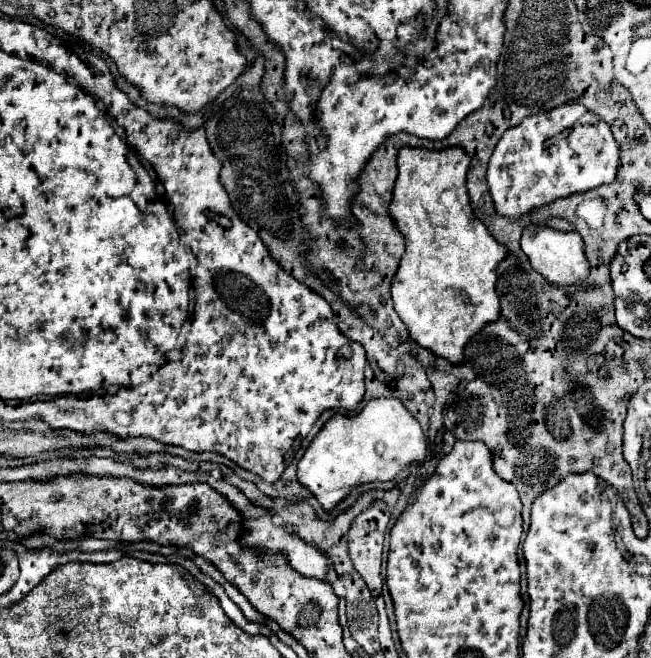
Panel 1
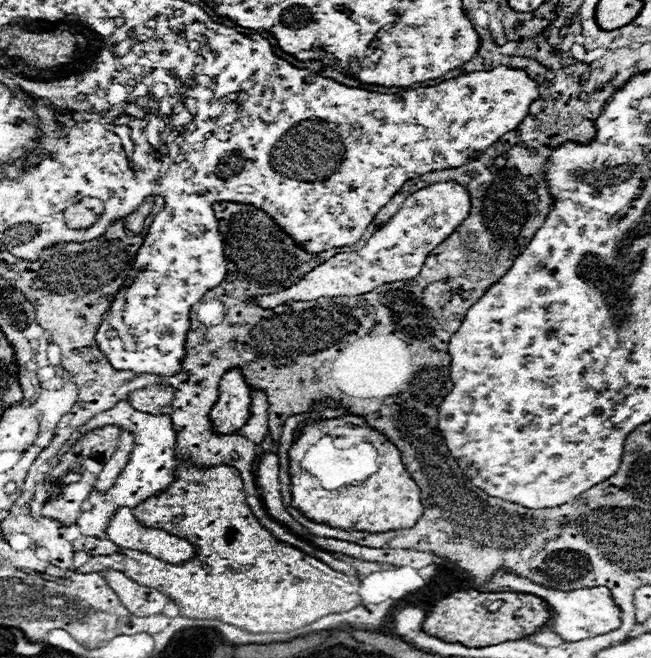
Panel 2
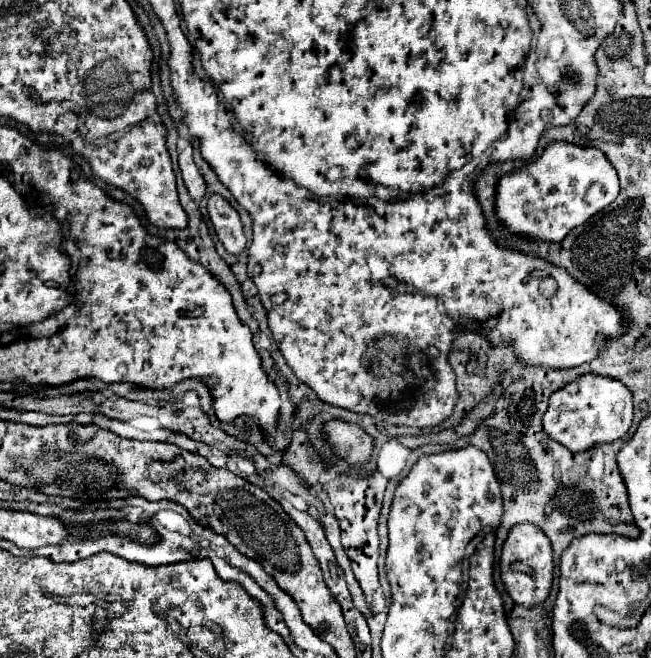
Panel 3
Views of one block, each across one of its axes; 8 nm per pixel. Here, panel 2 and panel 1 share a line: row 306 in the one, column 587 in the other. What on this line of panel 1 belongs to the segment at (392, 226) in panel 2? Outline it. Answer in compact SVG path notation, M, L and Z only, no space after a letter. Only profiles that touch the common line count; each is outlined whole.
M534 224L534 226L524 228L520 248L530 258L530 264L534 266L534 270L542 272L542 276L546 276L548 282L574 286L578 282L582 282L582 278L586 278L586 274L588 274L588 262L584 258L584 242L578 232L562 232L562 230L554 230L554 228L546 226L546 224L544 226Z

